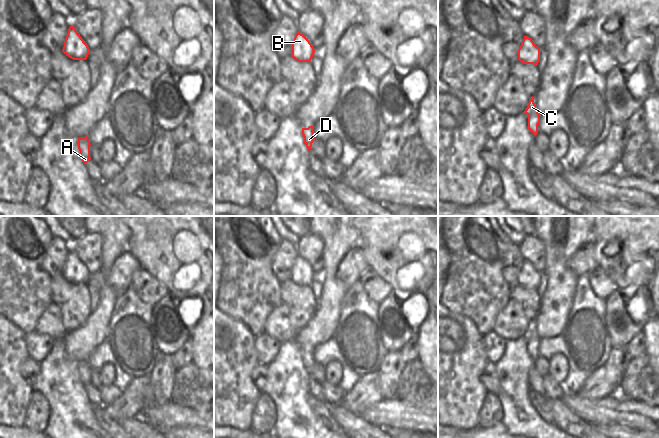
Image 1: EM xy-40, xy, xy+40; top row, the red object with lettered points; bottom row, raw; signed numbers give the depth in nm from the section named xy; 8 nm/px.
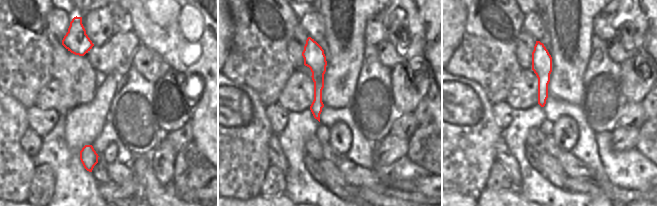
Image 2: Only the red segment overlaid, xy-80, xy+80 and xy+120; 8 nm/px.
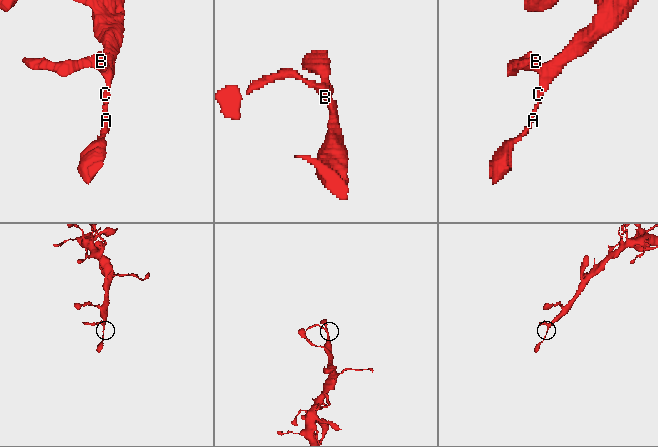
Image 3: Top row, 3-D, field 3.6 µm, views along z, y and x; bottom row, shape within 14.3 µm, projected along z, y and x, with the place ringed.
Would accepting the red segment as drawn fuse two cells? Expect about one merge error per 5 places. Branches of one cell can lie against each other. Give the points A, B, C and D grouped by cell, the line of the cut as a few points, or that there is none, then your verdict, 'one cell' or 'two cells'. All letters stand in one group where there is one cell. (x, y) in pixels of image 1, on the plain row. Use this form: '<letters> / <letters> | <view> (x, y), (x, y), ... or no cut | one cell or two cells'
A B C D | no cut | one cell

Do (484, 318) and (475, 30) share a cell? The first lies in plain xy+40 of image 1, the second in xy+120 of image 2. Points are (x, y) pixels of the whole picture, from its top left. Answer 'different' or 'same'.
same

